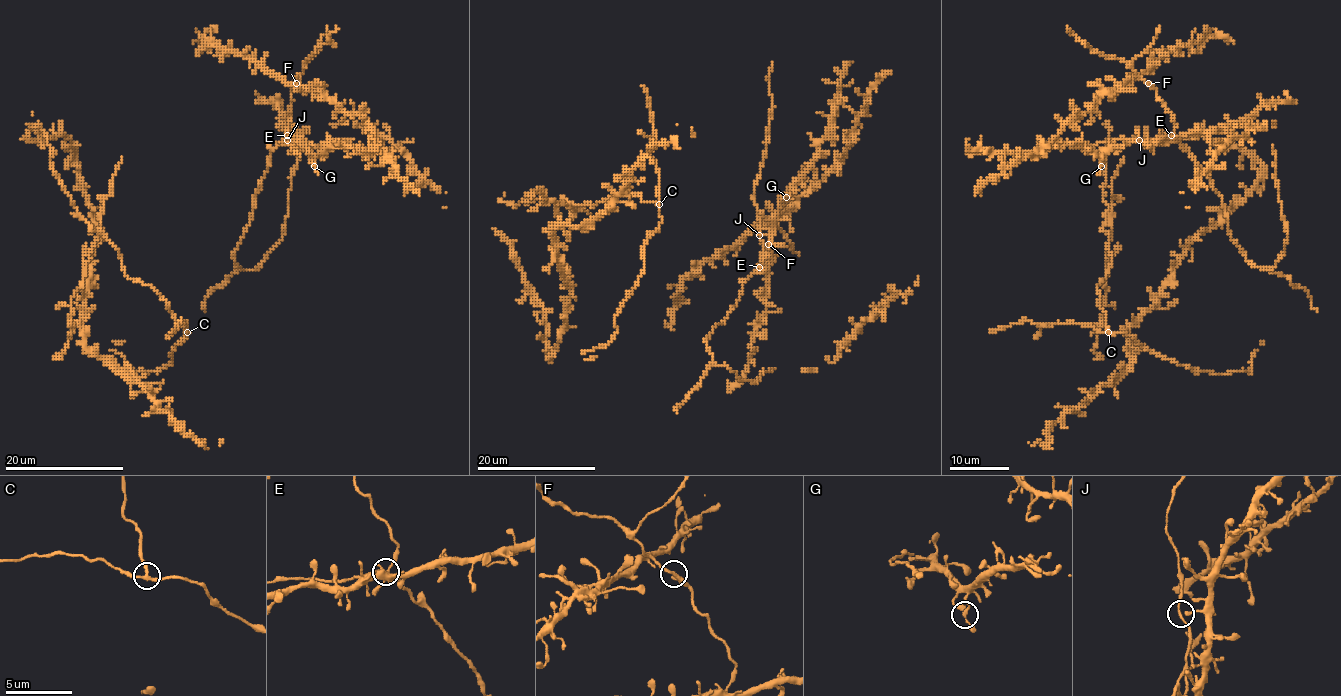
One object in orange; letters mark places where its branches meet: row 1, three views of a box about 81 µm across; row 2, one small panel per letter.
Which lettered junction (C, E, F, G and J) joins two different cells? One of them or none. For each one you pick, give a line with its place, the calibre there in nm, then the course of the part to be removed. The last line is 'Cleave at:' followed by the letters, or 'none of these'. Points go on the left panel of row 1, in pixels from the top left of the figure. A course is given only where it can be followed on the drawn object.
C: at (187, 332); 200 nm thick; foreign part runs (188, 332), (167, 302), (125, 274), (118, 250), (78, 213), (52, 169), (42, 129), (29, 123), (33, 113)
Cleave at: C

